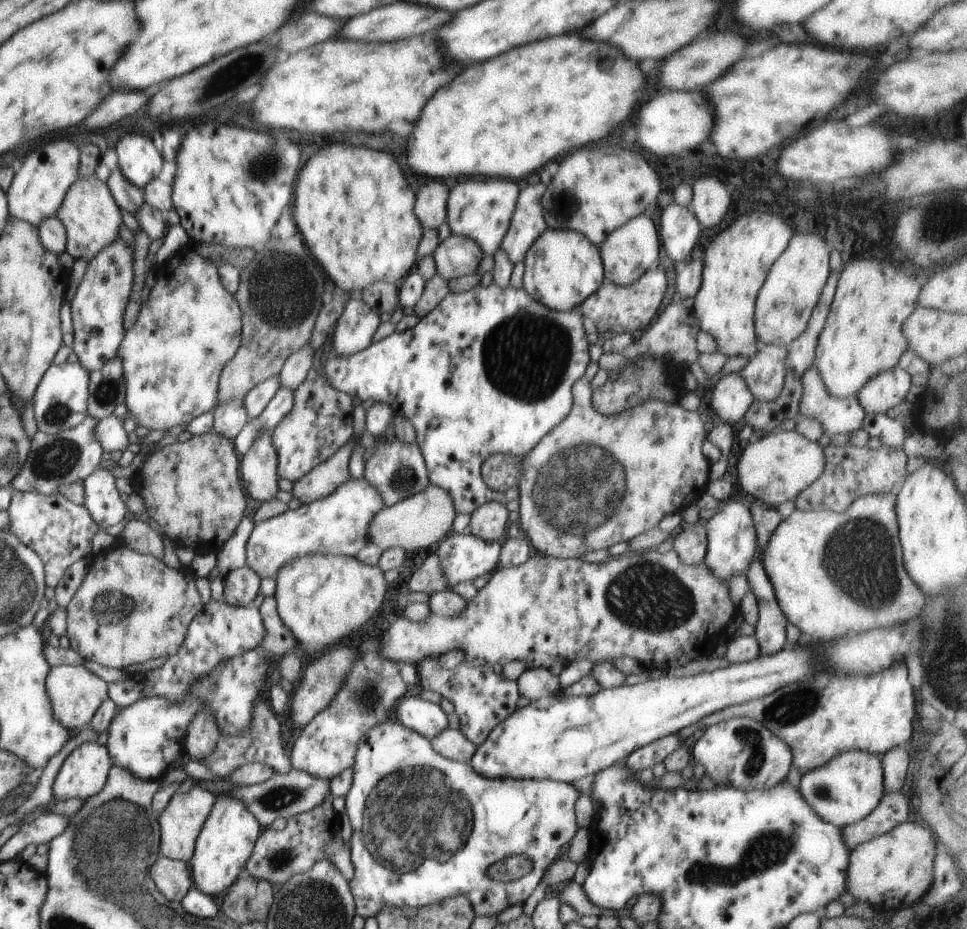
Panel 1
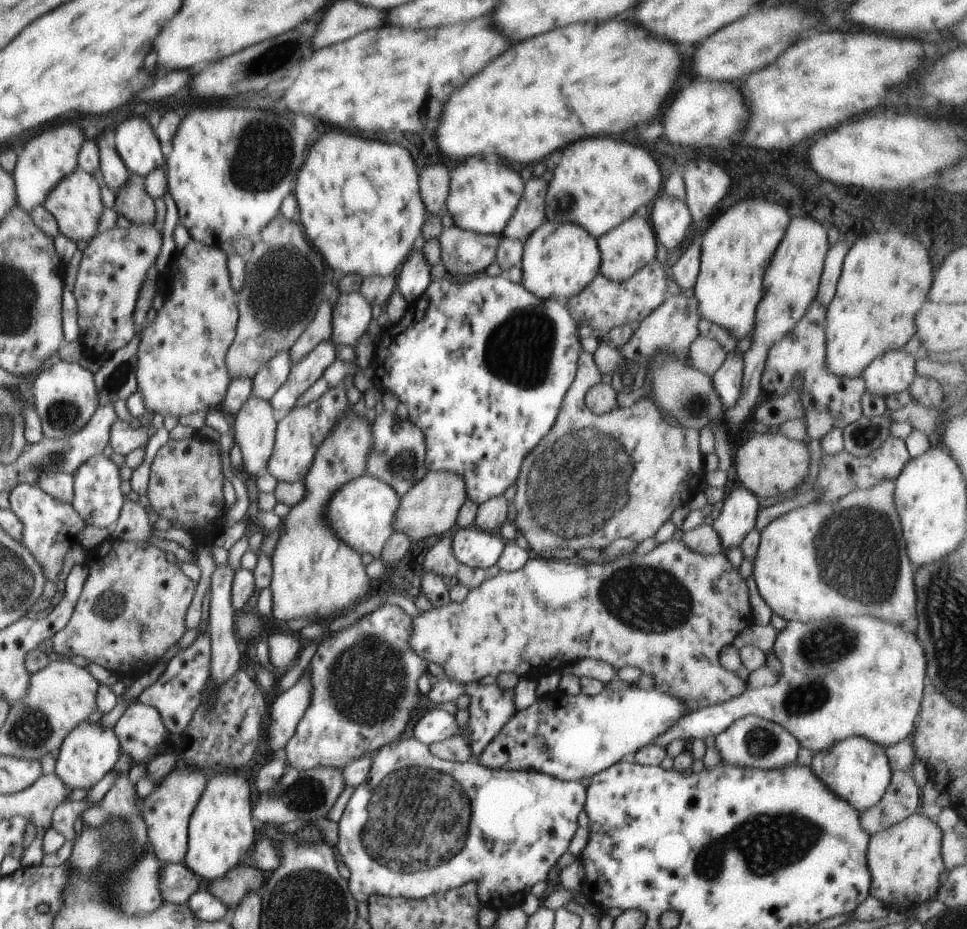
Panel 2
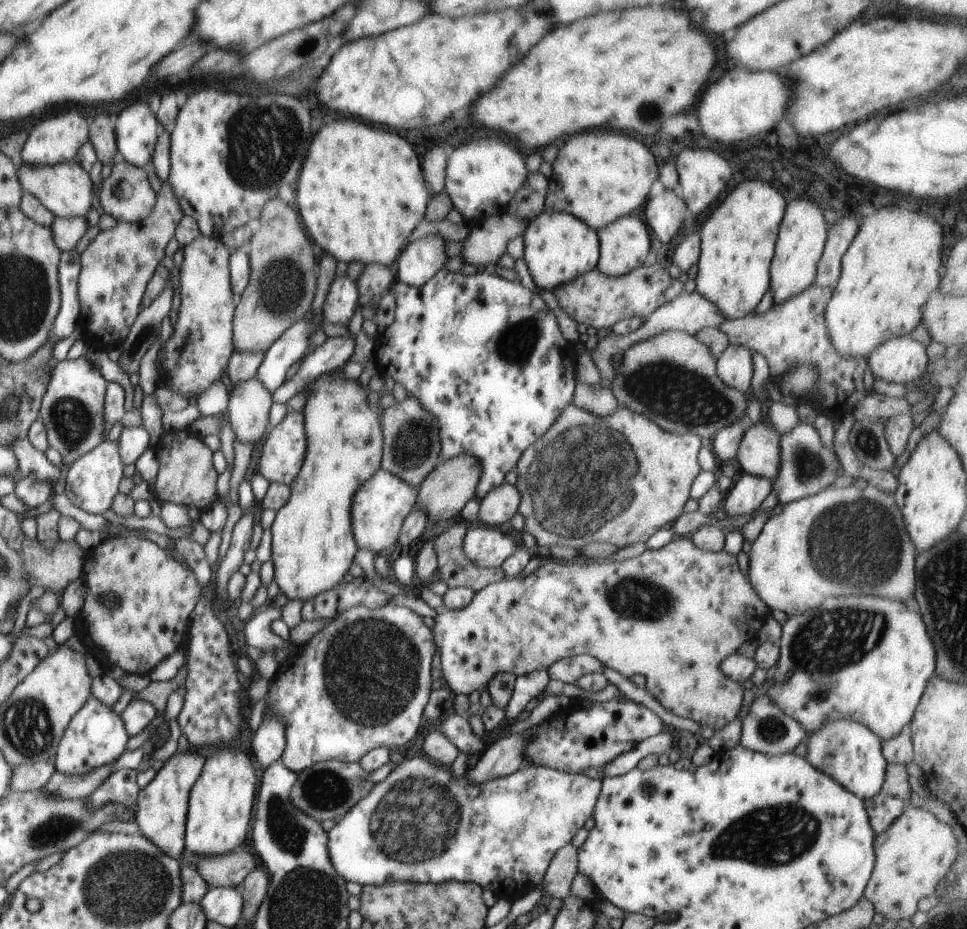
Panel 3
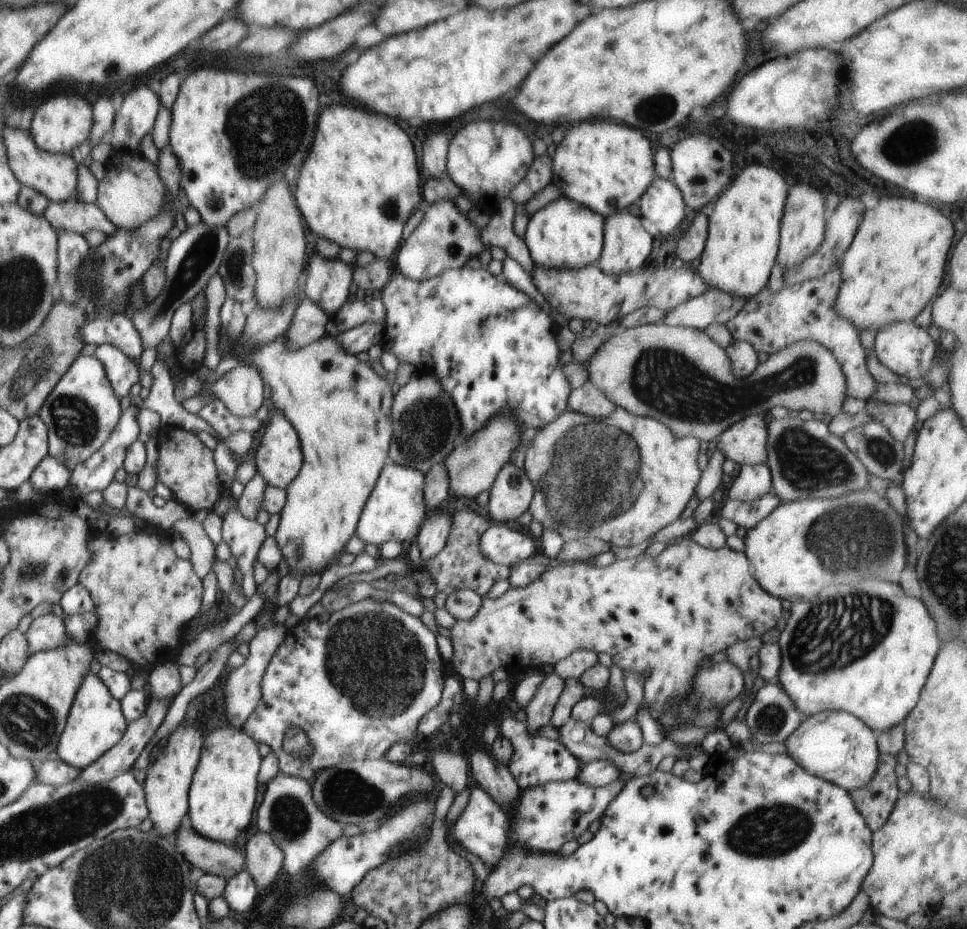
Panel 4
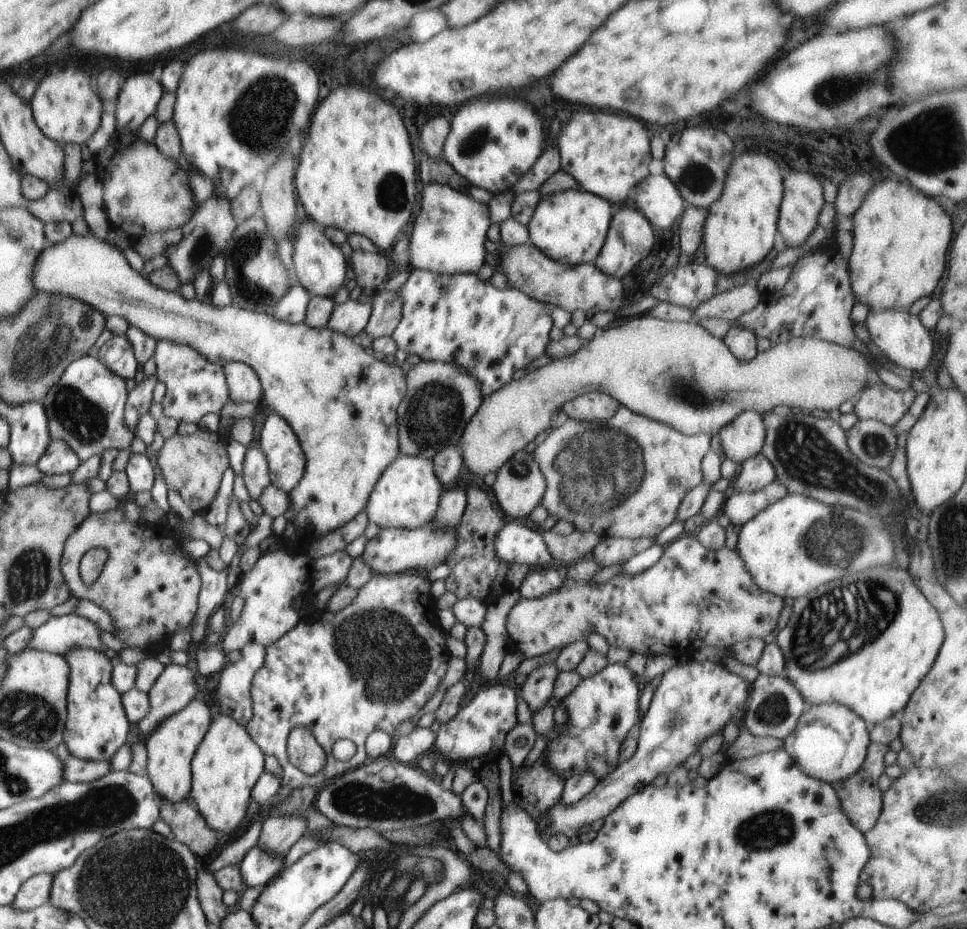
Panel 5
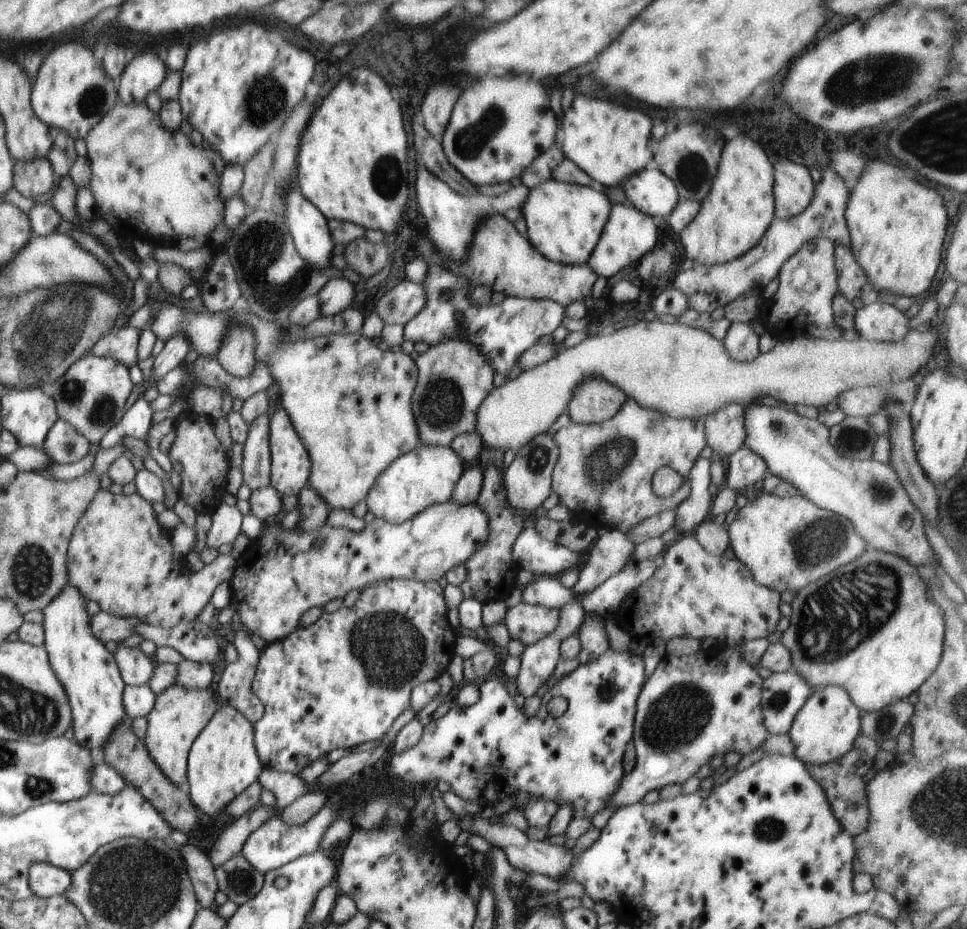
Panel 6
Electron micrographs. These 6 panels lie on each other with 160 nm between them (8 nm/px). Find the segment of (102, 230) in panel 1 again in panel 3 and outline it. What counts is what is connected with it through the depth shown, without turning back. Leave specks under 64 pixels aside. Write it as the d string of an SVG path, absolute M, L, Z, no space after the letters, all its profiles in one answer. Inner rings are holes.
M75 160L55 165L29 165L22 163L17 167L17 175L23 192L33 194L56 217L85 216L92 208L93 180Z

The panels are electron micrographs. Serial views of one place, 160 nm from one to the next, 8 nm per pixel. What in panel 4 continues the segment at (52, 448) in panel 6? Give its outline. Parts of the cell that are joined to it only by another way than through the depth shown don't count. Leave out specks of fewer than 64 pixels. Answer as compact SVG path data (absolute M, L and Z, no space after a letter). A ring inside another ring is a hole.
M47 455L34 468L29 481L39 496L41 493L46 496L46 494L55 494L62 486L68 485L70 478L70 470L62 462L57 462Z

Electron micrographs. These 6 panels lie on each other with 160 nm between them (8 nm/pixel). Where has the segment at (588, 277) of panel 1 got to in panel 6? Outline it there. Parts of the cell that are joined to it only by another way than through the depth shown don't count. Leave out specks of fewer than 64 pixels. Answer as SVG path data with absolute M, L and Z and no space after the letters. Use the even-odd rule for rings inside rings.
M550 178L530 190L520 209L527 224L526 238L544 258L565 265L586 265L603 233L611 205L599 187Z

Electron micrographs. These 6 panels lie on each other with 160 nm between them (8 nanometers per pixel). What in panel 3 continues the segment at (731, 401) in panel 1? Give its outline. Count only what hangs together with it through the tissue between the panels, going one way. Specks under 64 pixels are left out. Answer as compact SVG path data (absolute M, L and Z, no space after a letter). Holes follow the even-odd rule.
M729 344L717 359L717 375L728 385L747 393L754 374L752 354L748 347Z

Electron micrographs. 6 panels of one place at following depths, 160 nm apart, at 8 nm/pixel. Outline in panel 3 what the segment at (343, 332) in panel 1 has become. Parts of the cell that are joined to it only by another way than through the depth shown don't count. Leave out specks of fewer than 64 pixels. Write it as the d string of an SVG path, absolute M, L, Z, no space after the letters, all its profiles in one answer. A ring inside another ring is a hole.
M347 274L335 276L323 300L323 318L332 324L347 325L359 304L358 297L357 284Z

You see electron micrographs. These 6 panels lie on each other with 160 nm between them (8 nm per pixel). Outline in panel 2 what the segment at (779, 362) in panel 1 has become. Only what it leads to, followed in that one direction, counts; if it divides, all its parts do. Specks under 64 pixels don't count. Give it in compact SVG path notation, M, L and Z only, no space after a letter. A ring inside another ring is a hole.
M814 299L804 316L794 325L789 334L775 342L766 356L761 376L761 400L783 397L798 376L803 378L799 398L804 410L806 433L809 440L821 439L834 427L843 429L855 422L862 414L860 398L867 390L860 377L839 377L828 370L826 364L825 312L826 307Z

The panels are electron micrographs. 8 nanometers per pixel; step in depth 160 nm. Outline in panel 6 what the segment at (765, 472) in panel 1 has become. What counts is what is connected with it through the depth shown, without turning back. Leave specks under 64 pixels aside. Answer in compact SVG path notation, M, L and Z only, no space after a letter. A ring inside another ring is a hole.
M730 403L703 418L706 442L716 459L730 456L745 444L744 411L743 406Z

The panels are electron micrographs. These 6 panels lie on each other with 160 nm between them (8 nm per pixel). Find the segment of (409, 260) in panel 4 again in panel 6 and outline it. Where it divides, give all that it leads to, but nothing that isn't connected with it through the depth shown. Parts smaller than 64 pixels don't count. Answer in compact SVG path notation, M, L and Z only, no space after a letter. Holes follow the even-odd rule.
M418 161L416 171L416 194L418 194L418 204L424 214L427 235L433 240L435 247L449 261L463 261L467 255L467 248L472 242L474 231L480 221L485 219L490 212L502 213L507 210L520 209L526 202L530 189L521 183L512 187L507 192L498 196L470 196L464 198L450 190L440 178L432 174L423 164Z

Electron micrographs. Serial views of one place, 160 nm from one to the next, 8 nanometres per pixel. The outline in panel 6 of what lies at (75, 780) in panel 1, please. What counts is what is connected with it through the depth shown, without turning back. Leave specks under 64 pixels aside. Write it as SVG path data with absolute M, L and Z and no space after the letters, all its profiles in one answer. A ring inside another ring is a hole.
M70 581L43 610L44 647L50 666L66 691L71 706L74 739L88 750L102 748L112 730L126 718L123 705L125 682L115 656L94 633L86 611L87 598Z

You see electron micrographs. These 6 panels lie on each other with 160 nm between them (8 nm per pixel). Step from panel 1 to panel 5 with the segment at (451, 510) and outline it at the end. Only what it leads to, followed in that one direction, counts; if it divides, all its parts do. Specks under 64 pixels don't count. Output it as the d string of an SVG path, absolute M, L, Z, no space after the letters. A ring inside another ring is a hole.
M643 313L641 316L633 316L633 319L630 319L627 324L615 328L608 328L608 330L598 330L596 336L593 336L591 340L585 341L582 348L577 350L573 355L559 358L558 360L551 360L550 363L534 371L524 372L516 376L516 378L513 378L510 382L507 382L503 387L500 387L495 393L491 393L485 397L482 404L478 407L478 410L474 413L474 416L468 421L466 428L463 430L458 448L463 456L464 464L468 466L466 468L474 474L484 477L488 472L497 472L505 462L508 462L516 453L526 448L540 432L552 428L552 418L554 418L556 412L563 408L564 404L576 398L578 395L588 394L594 391L609 394L612 398L620 402L622 406L629 408L632 412L667 424L682 434L690 436L696 433L710 433L714 435L718 433L723 426L732 422L733 418L736 418L741 412L747 410L764 415L772 411L773 408L776 408L779 404L784 404L784 406L788 406L788 408L791 408L793 411L800 410L801 412L808 413L812 410L824 410L824 412L829 412L830 410L838 409L843 402L847 400L853 401L874 377L875 372L871 365L871 358L868 355L861 354L860 351L854 349L854 347L842 346L818 338L805 336L793 337L788 340L788 342L772 344L769 350L758 353L748 362L740 362L730 352L730 349L722 339L712 336L712 334L710 334L699 322L663 321Z

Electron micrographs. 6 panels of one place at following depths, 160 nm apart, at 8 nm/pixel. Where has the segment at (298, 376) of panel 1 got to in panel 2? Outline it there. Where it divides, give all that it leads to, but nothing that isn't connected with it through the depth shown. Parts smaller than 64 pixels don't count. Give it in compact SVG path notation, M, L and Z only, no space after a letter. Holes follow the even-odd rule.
M323 300L318 307L315 317L304 329L304 332L296 339L291 346L290 354L293 364L301 361L304 355L313 351L320 343L332 342L333 326L331 323L330 303Z

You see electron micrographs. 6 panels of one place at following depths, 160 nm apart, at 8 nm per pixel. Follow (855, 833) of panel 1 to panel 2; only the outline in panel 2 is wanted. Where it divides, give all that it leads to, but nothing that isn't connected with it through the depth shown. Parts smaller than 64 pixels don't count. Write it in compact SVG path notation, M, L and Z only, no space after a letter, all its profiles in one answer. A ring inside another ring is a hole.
M895 770L881 800L861 812L860 824L868 834L876 834L914 814L918 802L920 790L909 770Z

